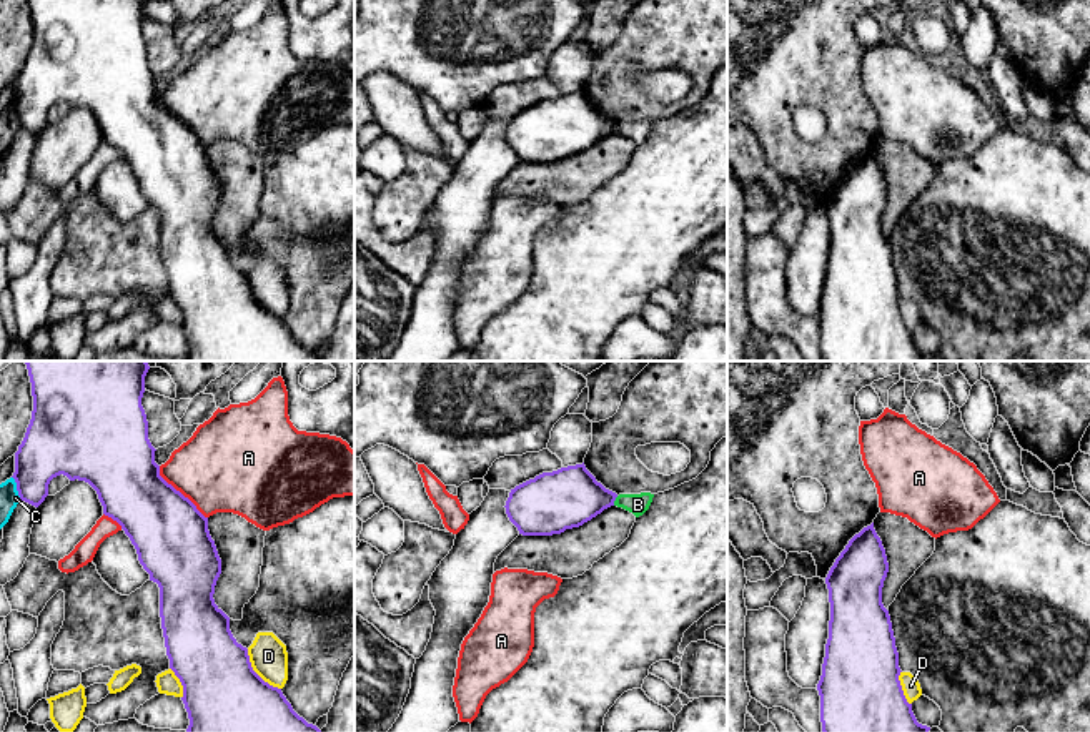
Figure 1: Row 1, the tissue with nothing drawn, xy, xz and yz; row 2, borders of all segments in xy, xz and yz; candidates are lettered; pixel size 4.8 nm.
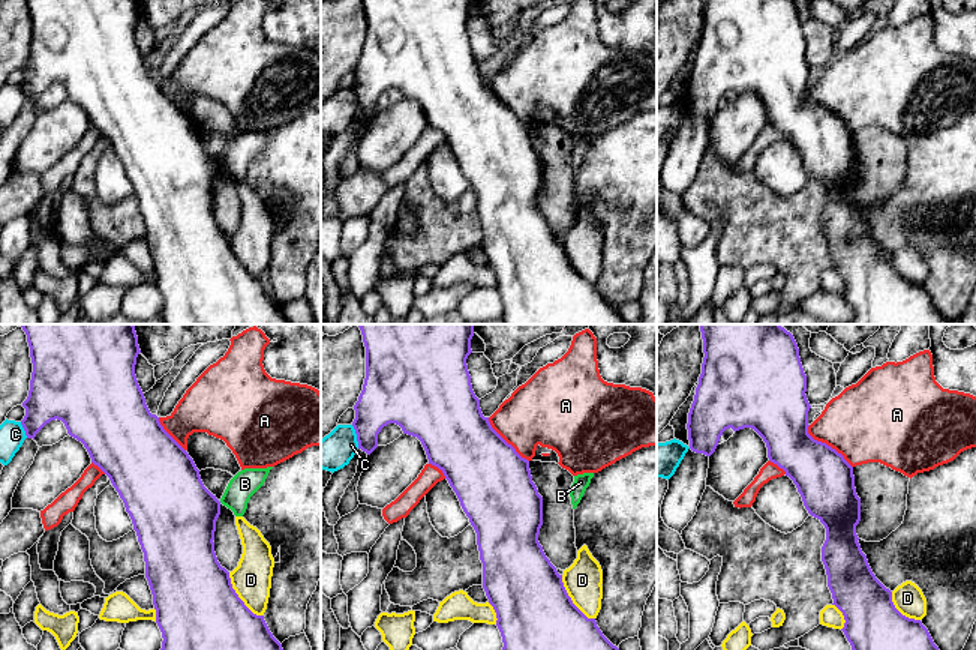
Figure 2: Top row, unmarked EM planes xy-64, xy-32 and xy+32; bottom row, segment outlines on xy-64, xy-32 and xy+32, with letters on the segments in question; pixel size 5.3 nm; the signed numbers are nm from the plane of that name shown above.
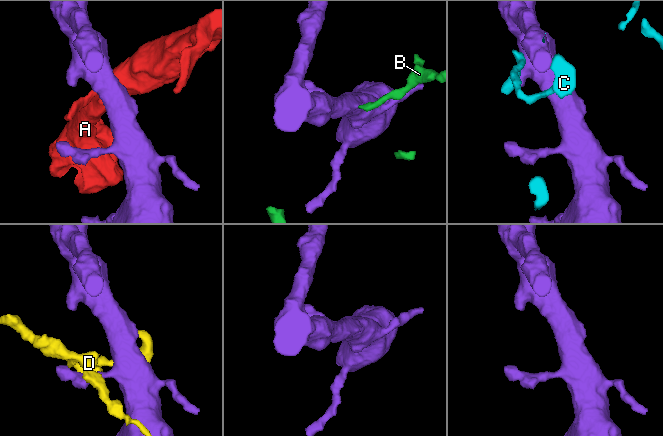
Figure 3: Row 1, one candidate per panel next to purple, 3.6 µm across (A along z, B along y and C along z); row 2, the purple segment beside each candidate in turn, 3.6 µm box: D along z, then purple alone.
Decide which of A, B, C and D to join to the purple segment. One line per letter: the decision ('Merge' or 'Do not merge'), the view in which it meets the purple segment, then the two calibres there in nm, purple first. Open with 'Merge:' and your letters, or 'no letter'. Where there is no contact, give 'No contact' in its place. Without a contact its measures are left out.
Merge: no letter
A: Do not merge. Touches purple in xy. Thickness 360 nm (purple) against 440 nm
B: Do not merge. Touches purple in xz. Thickness 280 nm (purple) against 100 nm
C: Do not merge. Touches purple in xy. Thickness 280 nm (purple) against 100 nm
D: Do not merge. Touches purple in xy. Thickness 460 nm (purple) against 180 nm

